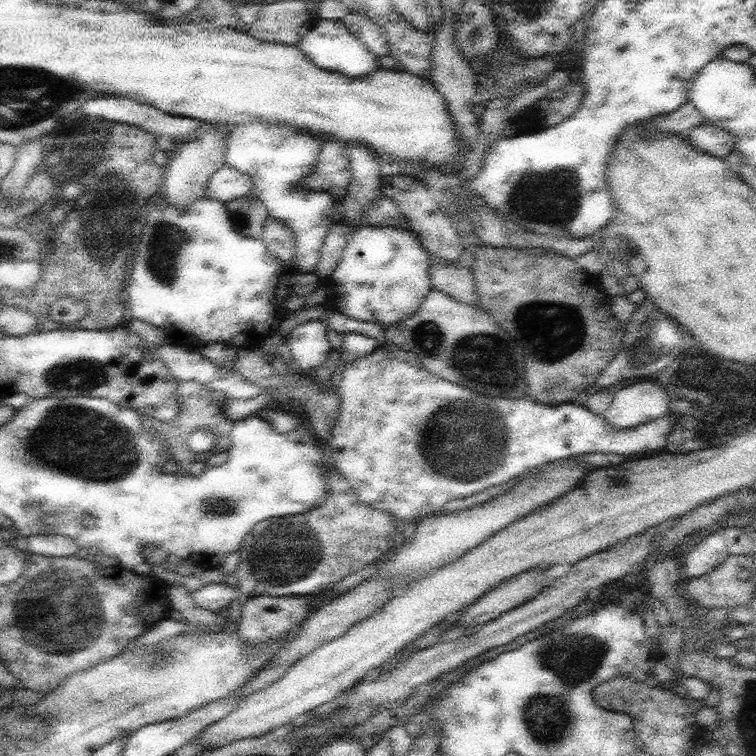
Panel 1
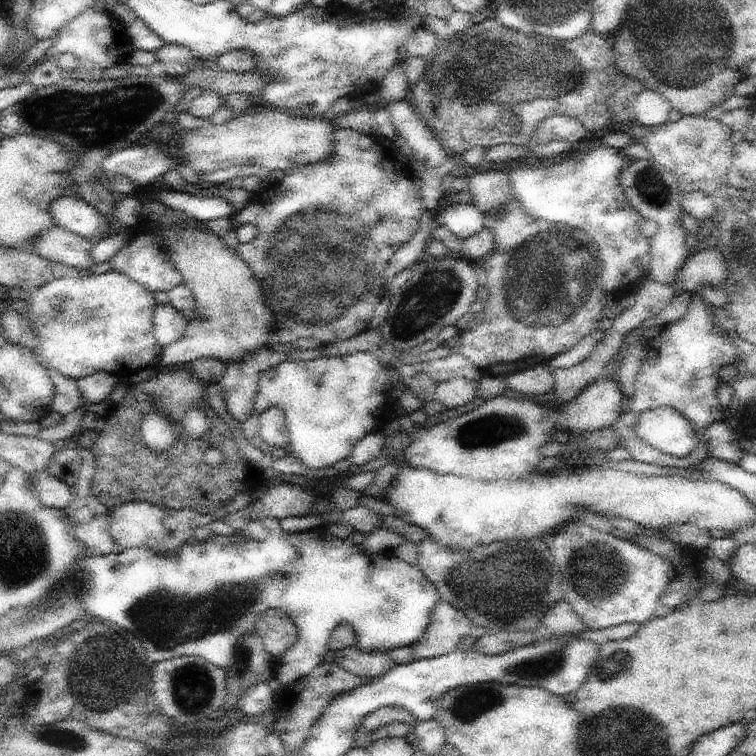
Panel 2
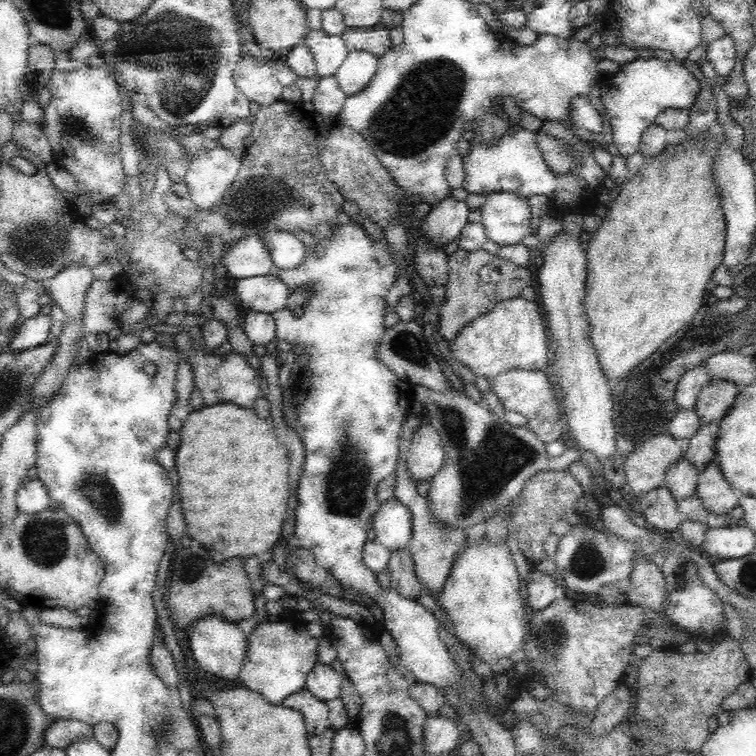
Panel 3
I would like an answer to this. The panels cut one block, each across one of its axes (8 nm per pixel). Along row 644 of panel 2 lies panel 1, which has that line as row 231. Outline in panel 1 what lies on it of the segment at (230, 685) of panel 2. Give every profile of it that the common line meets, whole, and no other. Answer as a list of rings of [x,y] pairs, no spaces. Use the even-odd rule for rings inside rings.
[[[251,191],[248,196],[225,203],[232,226],[240,235],[261,241],[269,210],[260,196]]]

